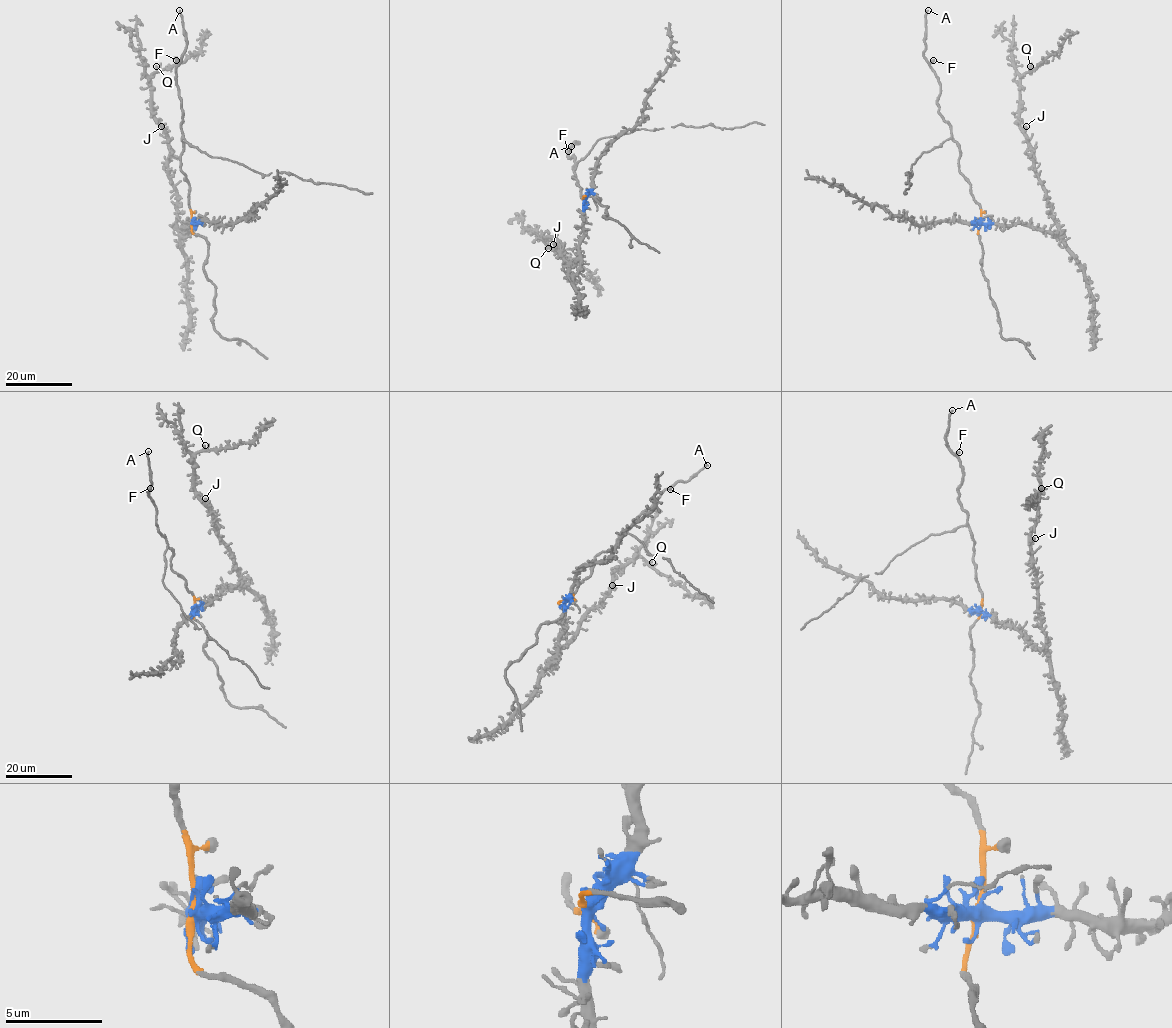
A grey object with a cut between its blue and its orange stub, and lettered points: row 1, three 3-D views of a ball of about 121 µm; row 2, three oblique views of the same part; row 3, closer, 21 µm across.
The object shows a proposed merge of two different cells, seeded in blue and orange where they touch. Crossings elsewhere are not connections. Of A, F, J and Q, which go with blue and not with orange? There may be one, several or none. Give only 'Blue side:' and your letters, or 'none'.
Blue side: J, Q

